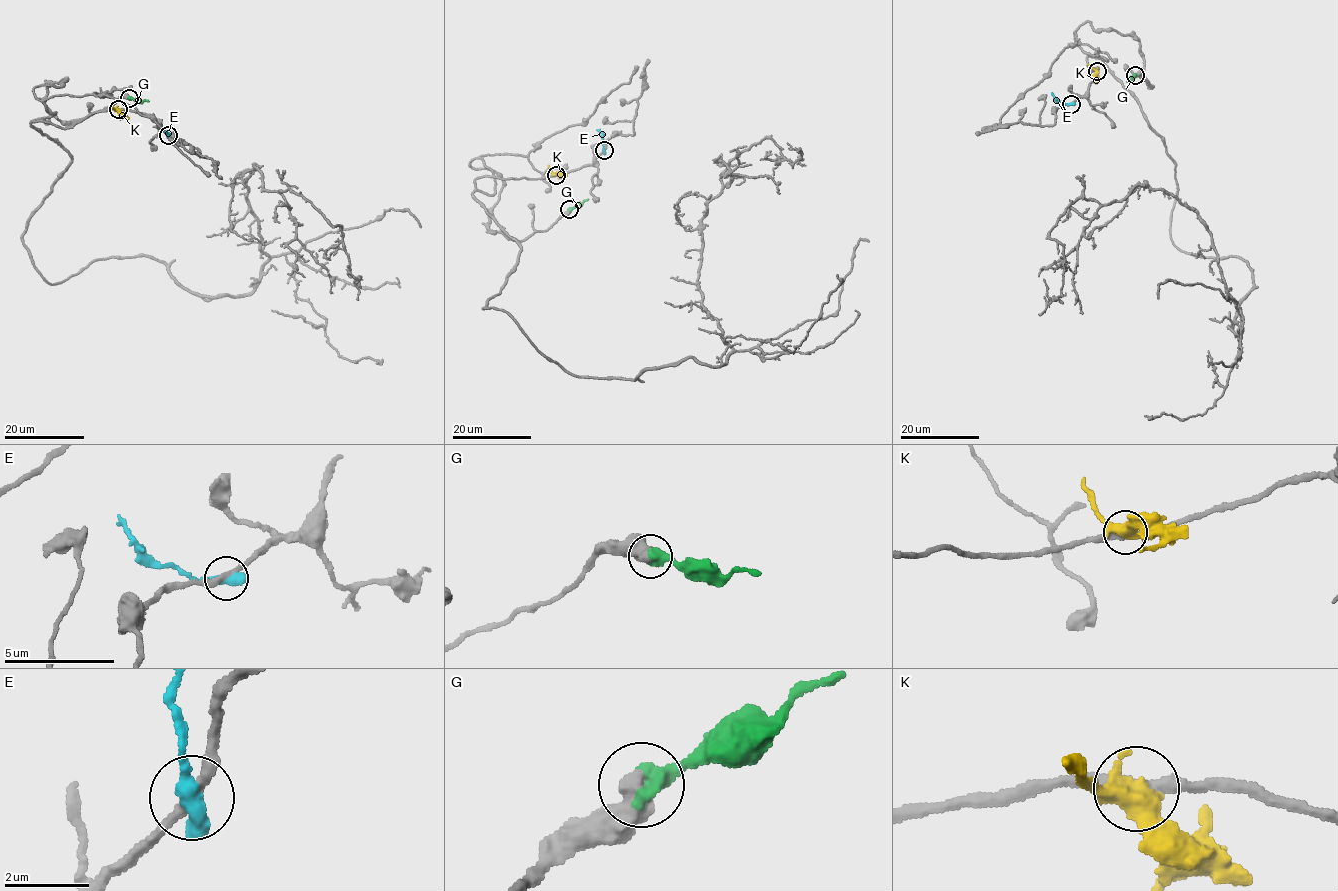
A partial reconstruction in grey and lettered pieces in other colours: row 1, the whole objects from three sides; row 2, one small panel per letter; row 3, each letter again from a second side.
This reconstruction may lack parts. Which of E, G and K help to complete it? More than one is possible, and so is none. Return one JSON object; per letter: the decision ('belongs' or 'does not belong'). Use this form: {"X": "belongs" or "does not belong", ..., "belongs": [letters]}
{"E": "does not belong", "G": "belongs", "K": "does not belong", "belongs": ["G"]}

